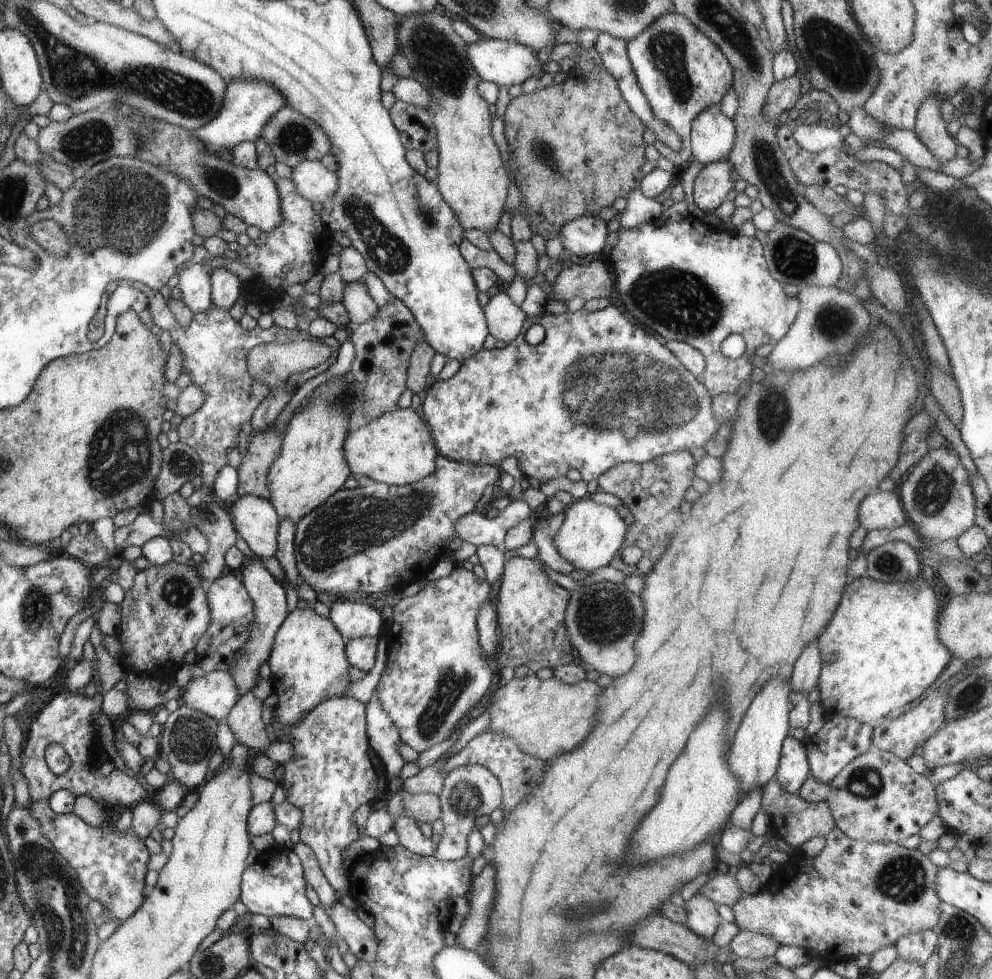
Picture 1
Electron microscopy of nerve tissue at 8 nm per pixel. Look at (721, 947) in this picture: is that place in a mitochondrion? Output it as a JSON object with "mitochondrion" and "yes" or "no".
{"mitochondrion":"no"}

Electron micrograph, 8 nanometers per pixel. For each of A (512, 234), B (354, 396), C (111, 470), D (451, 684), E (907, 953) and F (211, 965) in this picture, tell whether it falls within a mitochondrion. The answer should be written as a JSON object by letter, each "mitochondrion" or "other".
{"A":"other","B":"mitochondrion","C":"mitochondrion","D":"mitochondrion","E":"other","F":"mitochondrion"}

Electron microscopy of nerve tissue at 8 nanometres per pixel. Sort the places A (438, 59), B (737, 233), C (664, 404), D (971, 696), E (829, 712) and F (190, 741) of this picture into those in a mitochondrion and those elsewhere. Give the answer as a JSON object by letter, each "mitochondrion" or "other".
{"A":"mitochondrion","B":"other","C":"mitochondrion","D":"mitochondrion","E":"other","F":"mitochondrion"}

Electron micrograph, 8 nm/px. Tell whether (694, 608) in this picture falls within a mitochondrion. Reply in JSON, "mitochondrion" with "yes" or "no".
{"mitochondrion":"no"}

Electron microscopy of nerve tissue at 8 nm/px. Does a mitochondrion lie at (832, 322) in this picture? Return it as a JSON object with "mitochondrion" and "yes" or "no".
{"mitochondrion":"yes"}

